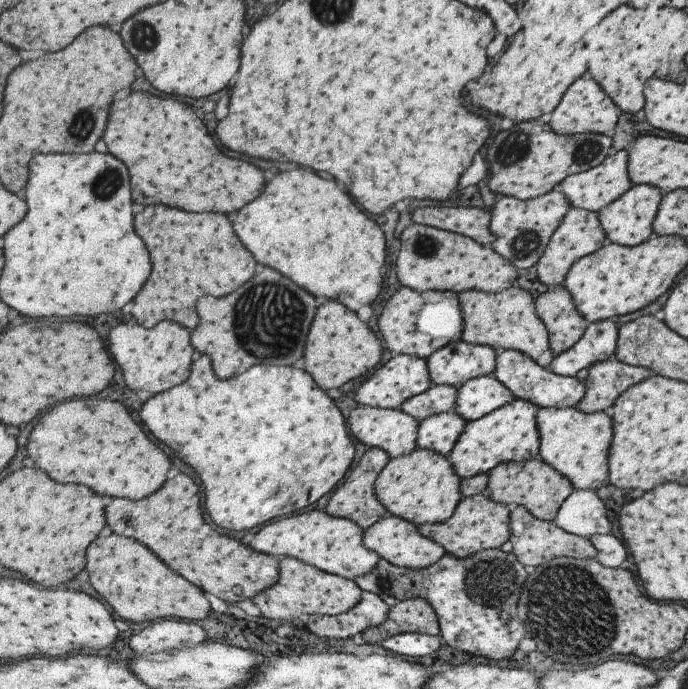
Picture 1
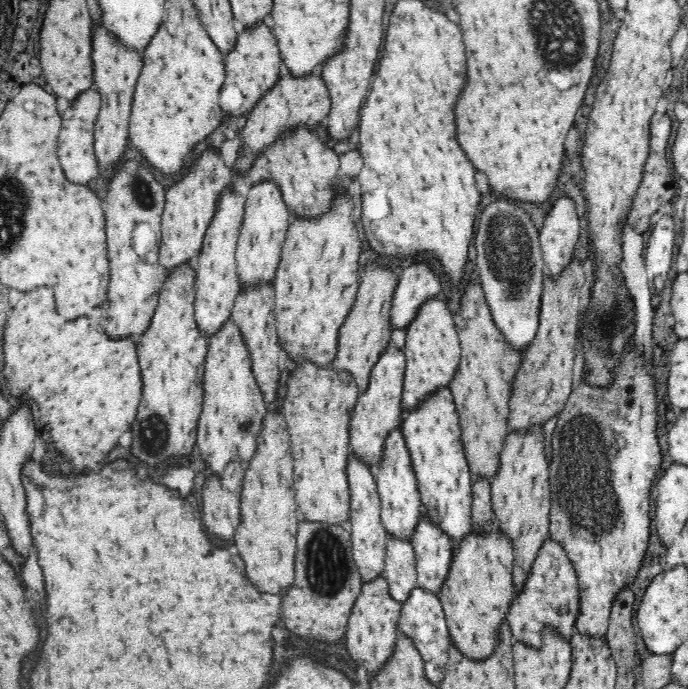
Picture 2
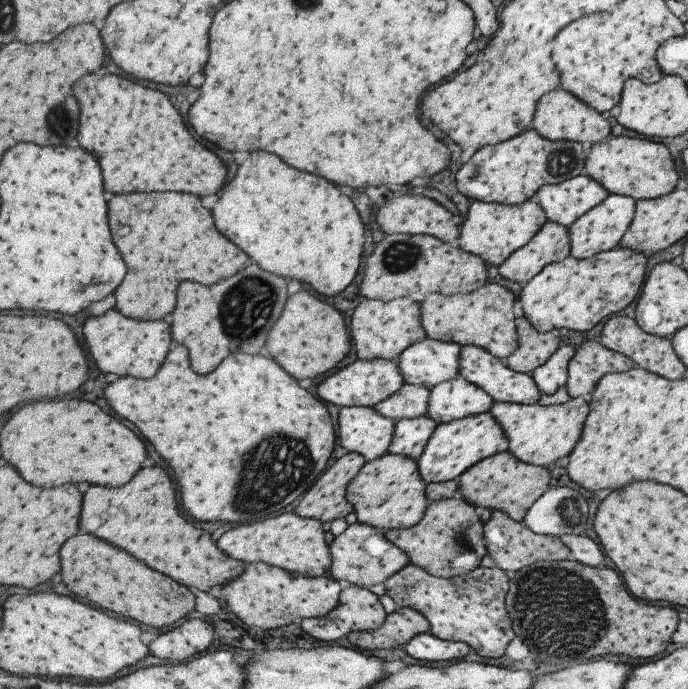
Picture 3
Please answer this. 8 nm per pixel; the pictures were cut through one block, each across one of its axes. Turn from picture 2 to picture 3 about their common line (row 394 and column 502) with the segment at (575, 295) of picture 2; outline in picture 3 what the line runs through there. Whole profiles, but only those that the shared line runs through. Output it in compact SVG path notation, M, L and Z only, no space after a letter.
M494 511L485 523L488 552L497 567L517 572L526 566L542 561L564 561L570 558L571 550L561 537L542 535L531 530L525 522L516 521L507 512Z

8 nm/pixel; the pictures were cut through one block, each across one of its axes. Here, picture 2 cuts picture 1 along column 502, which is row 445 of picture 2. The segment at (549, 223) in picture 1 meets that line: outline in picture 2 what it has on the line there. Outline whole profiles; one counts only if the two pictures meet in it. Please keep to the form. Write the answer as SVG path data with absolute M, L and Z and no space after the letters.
M232 316L209 336L203 391L203 405L197 422L196 450L200 452L207 471L211 474L224 472L224 467L234 456L239 456L247 464L256 452L256 435L267 404L252 369L248 343L244 341L244 335Z

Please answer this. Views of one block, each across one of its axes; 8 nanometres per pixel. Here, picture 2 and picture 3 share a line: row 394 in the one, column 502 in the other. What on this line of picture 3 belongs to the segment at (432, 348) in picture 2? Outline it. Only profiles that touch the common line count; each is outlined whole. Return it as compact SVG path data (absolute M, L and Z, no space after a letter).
M588 396L570 398L560 405L500 403L495 401L490 410L492 415L502 425L510 440L510 451L523 462L540 467L559 465L567 462L571 452L582 441L583 426L589 418Z

